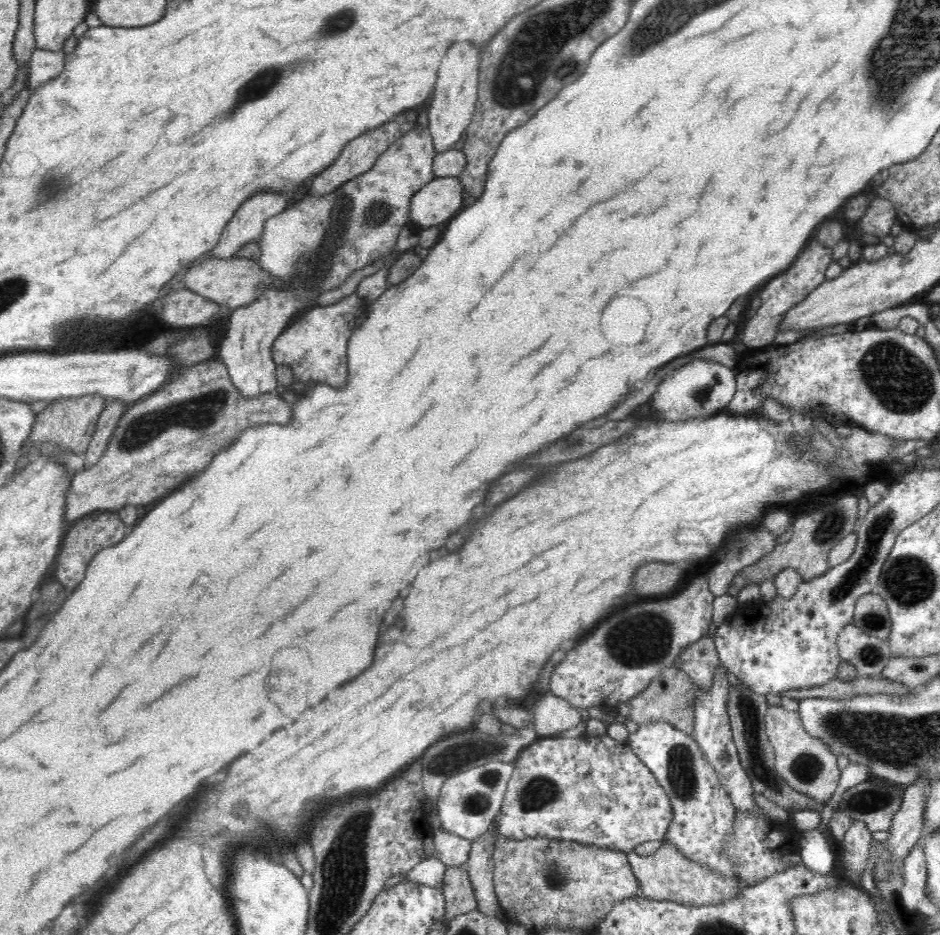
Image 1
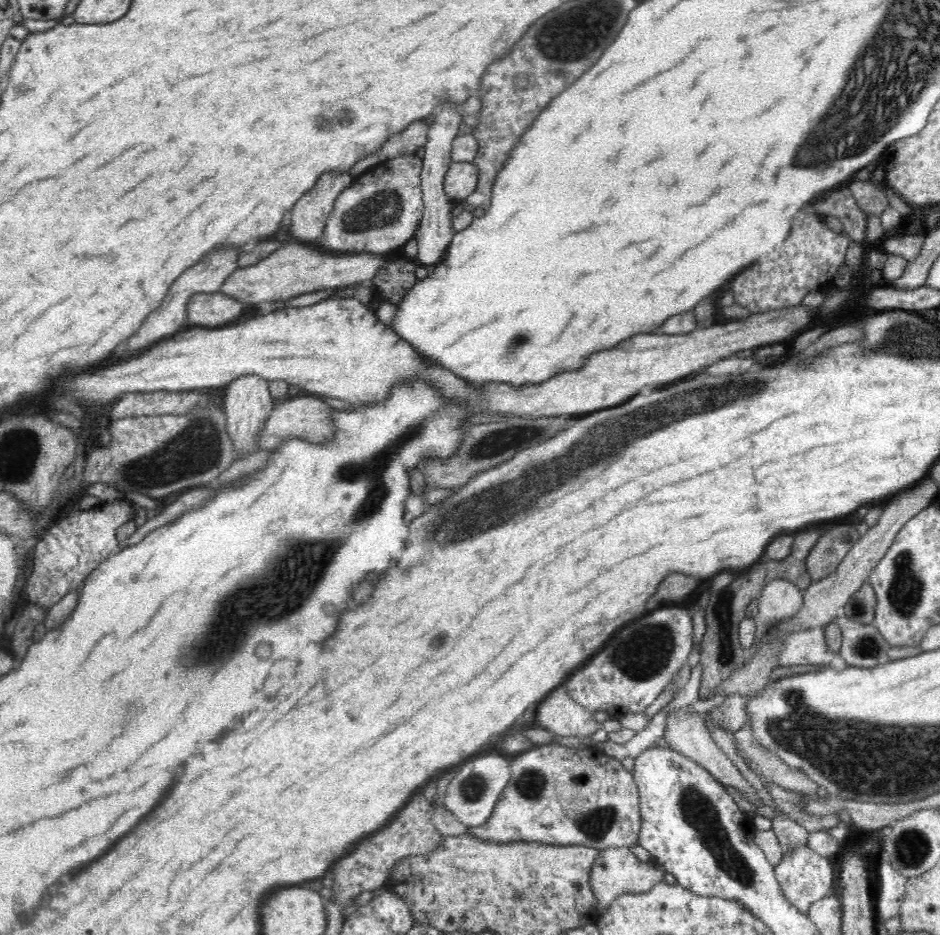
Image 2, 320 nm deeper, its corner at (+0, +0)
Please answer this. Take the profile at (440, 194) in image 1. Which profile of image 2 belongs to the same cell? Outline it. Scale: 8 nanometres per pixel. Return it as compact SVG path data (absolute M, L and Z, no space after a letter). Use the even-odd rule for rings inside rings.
M452 162L444 180L444 191L454 203L464 200L476 190L478 167L476 163Z

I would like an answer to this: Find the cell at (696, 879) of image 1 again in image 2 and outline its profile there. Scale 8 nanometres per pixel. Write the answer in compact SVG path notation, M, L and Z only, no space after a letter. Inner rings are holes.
M606 848L599 852L592 872L590 872L589 883L590 889L594 890L596 901L598 901L597 912L600 917L618 896L649 892L655 884L662 883L663 877L666 876L666 869L656 864L653 859L643 864L629 848Z

